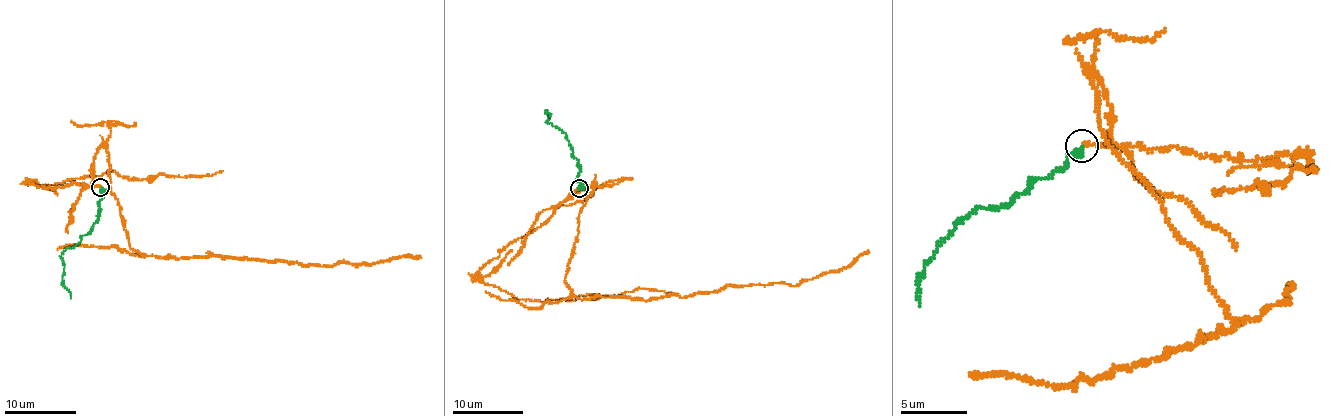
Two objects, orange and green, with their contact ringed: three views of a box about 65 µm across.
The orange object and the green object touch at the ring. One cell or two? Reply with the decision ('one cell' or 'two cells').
two cells

